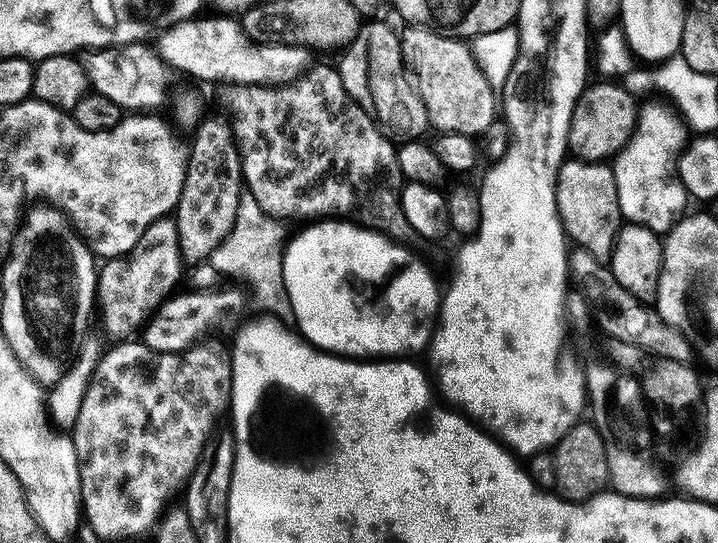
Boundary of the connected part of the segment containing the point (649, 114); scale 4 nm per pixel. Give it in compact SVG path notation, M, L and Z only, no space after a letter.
M648 104L639 109L632 136L616 153L610 167L618 186L618 206L627 223L641 224L657 234L667 234L685 215L690 197L680 180L678 161L686 147L686 124L664 104Z

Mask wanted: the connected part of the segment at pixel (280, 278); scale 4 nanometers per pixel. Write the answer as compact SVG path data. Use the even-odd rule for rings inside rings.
M241 191L238 202L238 214L230 234L216 247L210 257L213 268L237 276L252 287L252 292L264 304L277 300L281 306L287 305L288 296L284 293L284 250L286 247L285 225L275 216L268 216L254 202L254 194Z

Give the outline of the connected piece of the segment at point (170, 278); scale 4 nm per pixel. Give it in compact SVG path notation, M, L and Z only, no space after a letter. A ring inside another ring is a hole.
M165 218L156 220L142 234L139 244L127 256L113 256L105 259L99 265L96 278L96 304L98 305L98 320L104 327L106 335L112 342L124 342L127 336L141 331L149 315L156 311L169 296L177 291L176 283L180 280L180 239L176 229L175 219Z

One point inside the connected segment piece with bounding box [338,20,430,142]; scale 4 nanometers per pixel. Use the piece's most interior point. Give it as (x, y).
(373, 71)

